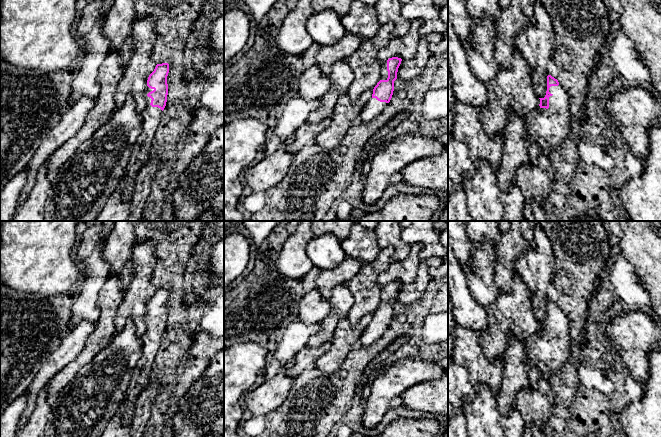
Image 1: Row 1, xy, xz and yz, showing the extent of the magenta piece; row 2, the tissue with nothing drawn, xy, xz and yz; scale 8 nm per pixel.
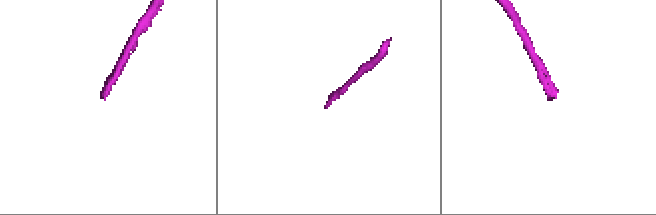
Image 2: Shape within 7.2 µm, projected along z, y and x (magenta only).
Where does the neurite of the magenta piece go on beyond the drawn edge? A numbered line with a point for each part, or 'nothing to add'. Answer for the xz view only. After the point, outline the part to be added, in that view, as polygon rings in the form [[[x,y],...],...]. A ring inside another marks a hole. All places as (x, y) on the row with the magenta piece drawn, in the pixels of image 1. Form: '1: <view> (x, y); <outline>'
1: xz (384, 73); [[[385,62],[382,64],[380,80],[387,80],[387,78],[388,78],[387,62]]]

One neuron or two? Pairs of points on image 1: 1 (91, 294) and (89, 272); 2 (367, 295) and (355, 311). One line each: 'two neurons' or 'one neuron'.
1: one neuron
2: one neuron

